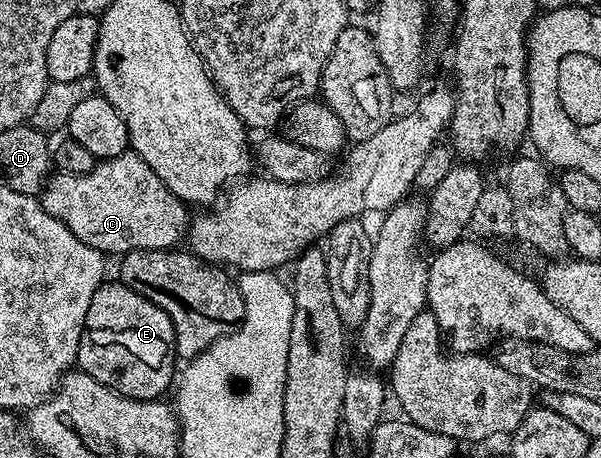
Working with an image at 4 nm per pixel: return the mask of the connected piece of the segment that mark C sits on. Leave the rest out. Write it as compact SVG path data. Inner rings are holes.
M132 152L98 161L86 174L54 173L46 181L39 201L46 212L55 216L55 220L71 228L73 235L83 240L83 244L100 250L105 256L124 256L133 250L172 250L180 247L189 233L191 214L188 214L186 203L174 196L163 180L147 168L145 161Z

